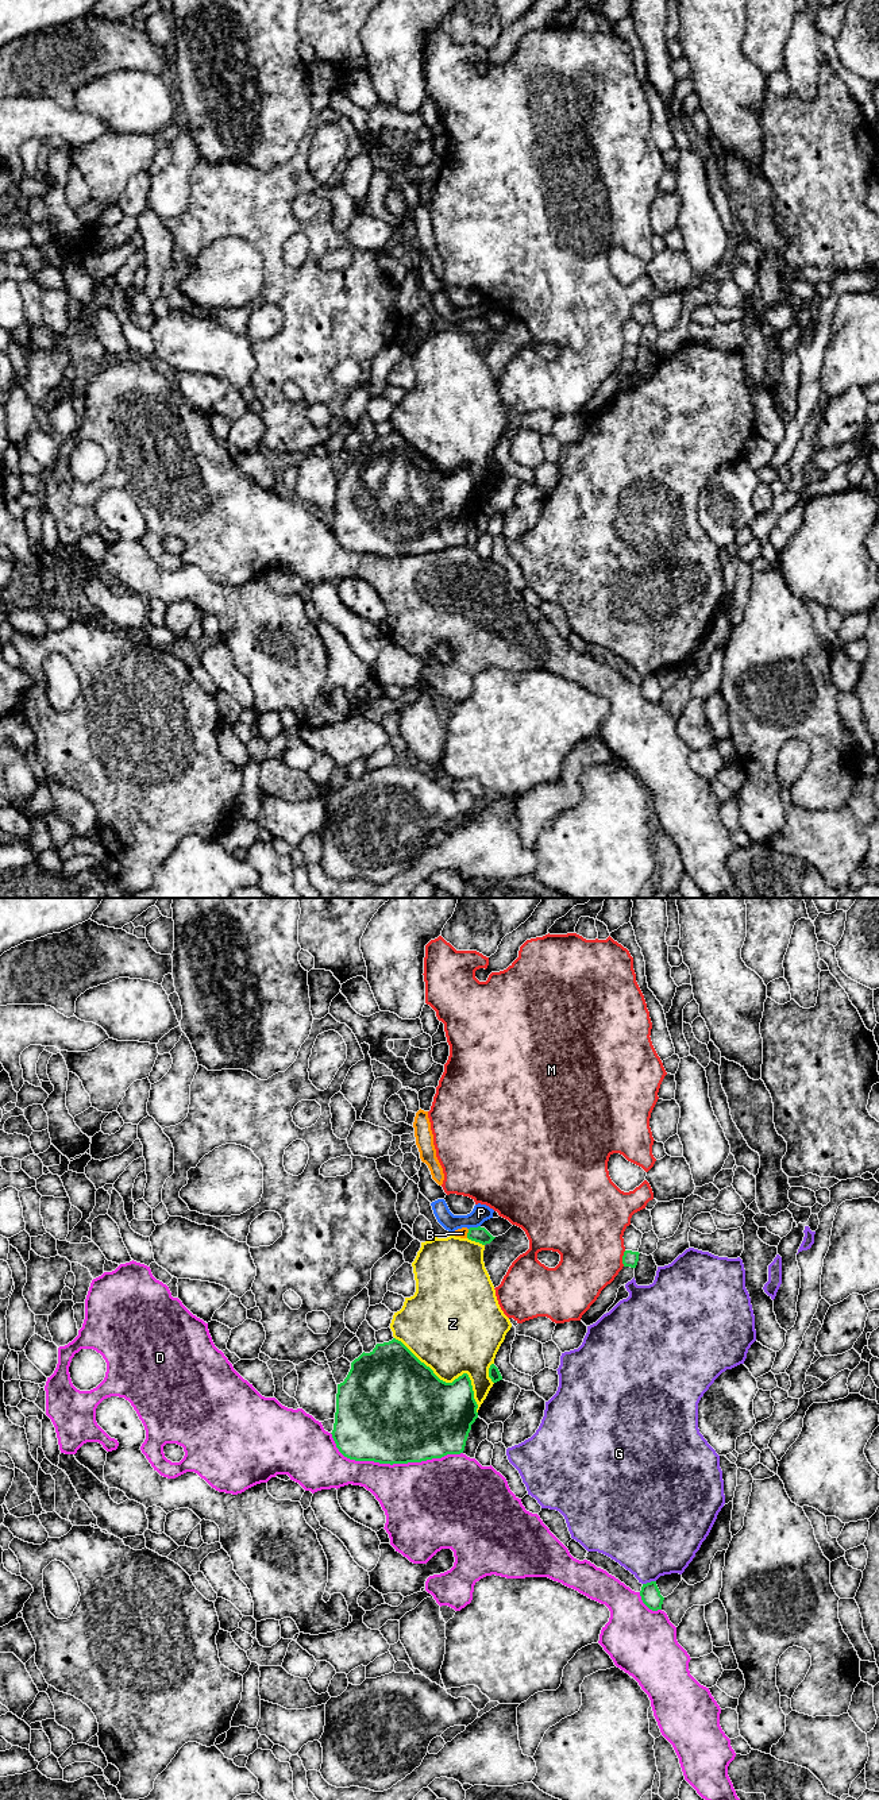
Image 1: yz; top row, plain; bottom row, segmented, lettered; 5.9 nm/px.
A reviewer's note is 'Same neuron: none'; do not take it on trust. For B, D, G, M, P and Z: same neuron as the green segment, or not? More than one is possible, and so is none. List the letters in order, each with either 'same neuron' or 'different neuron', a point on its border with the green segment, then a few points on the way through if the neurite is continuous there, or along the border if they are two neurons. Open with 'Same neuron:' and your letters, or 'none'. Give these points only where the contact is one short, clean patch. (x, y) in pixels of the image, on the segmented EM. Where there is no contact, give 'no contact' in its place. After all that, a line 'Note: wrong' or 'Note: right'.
Same neuron: B
B: same neuron; meets green in yz at (467, 1233); runs through yz (480, 1234), (467, 1233), (462, 1233)
D: different neuron; meets green in yz at (392, 1464)
G: different neuron; meets green in yz at (648, 1583)
M: different neuron; meets green in yz at (623, 1259)
P: different neuron; meets green in yz at (474, 1228); border along yz (480, 1225), (469, 1229)
Z: different neuron; meets green in yz at (450, 1383)
Note: wrong

